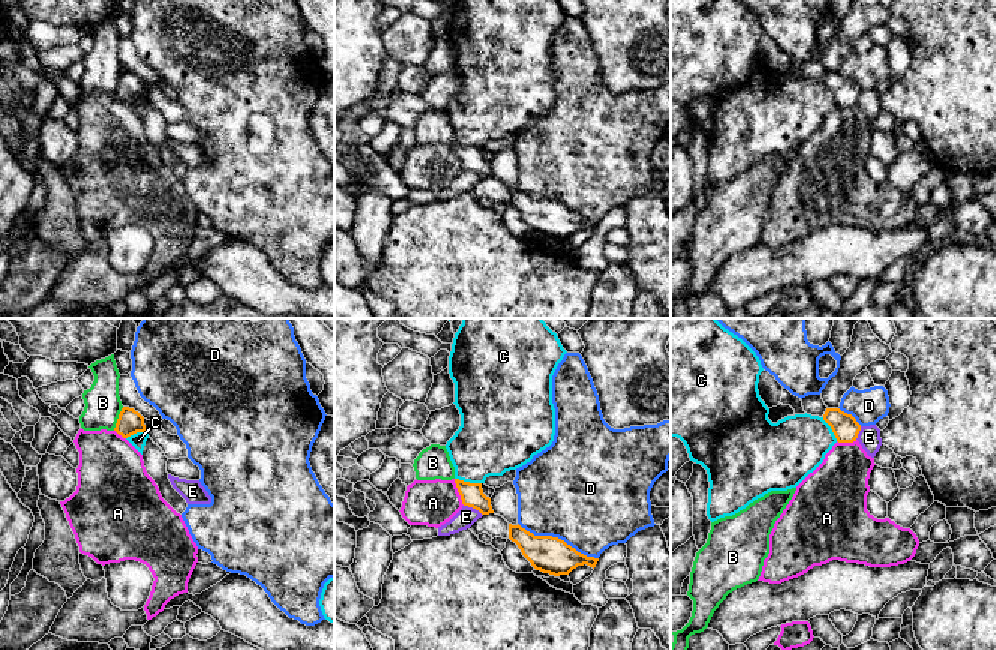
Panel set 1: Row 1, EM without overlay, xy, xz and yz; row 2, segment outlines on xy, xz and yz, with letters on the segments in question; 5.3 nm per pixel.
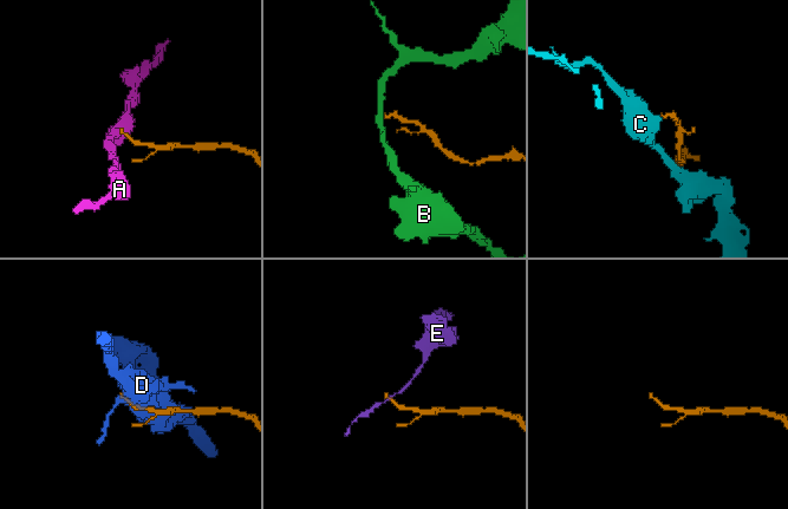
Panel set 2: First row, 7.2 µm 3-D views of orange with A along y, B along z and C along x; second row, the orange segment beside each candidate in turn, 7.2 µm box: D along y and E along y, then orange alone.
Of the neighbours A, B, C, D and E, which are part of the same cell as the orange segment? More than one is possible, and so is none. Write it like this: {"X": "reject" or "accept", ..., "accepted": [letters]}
{"A": "reject", "B": "reject", "C": "reject", "D": "reject", "E": "reject", "accepted": []}

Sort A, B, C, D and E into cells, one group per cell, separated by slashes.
A / B / C / D / E

